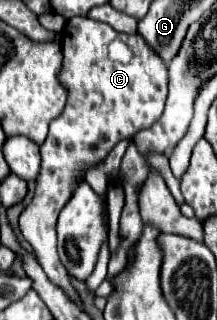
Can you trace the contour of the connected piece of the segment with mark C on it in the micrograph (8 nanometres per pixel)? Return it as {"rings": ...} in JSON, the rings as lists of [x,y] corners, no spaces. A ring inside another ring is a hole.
{"rings":[[[85,16],[67,20],[63,28],[61,48],[63,48],[63,68],[59,72],[59,82],[69,90],[67,94],[69,98],[61,116],[51,122],[47,140],[39,146],[41,170],[35,180],[35,196],[19,216],[19,230],[23,238],[31,244],[45,274],[79,304],[77,292],[71,286],[71,278],[57,256],[57,236],[55,236],[57,216],[61,208],[67,204],[67,200],[73,196],[75,188],[85,180],[85,172],[89,168],[99,166],[117,142],[121,142],[127,136],[133,136],[139,130],[149,128],[151,124],[155,124],[155,120],[159,120],[167,100],[167,66],[159,56],[155,56],[155,52],[145,44],[141,36],[115,32],[111,26],[89,20]]]}

